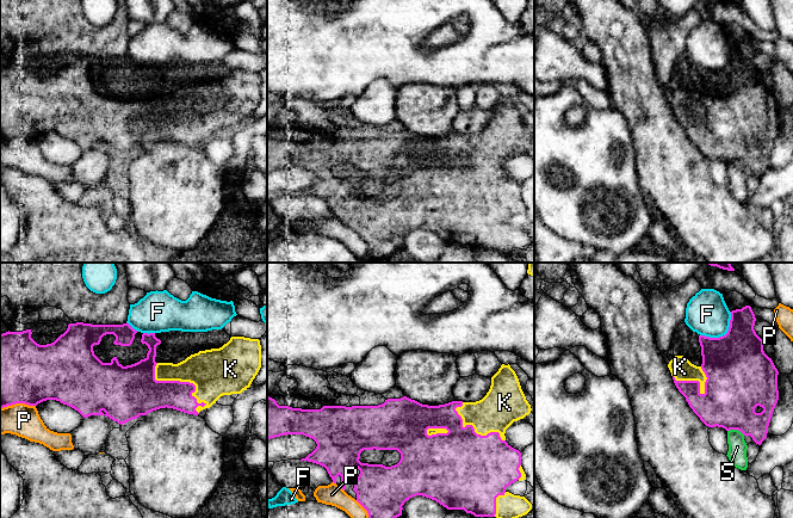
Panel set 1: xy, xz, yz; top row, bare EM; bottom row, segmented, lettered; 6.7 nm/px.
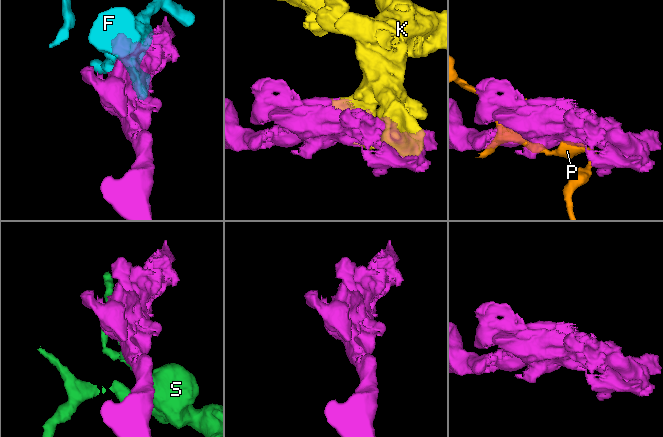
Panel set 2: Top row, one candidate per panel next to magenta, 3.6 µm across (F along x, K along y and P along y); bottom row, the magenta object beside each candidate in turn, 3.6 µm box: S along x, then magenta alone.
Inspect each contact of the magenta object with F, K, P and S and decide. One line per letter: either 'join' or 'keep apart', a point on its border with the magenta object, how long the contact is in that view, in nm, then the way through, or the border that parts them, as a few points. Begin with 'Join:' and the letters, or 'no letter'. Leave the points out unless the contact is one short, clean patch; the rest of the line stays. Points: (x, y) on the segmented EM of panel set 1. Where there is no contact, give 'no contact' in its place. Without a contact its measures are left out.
Join: K
F: keep apart; meets magenta in yz at (723, 335); contact 260 nm long
K: join; meets magenta in xy at (181, 382); contact 440 nm long
P: keep apart; meets magenta in xz at (364, 507); contact 150 nm long
S: keep apart; meets magenta in yz at (736, 429); contact 120 nm long

